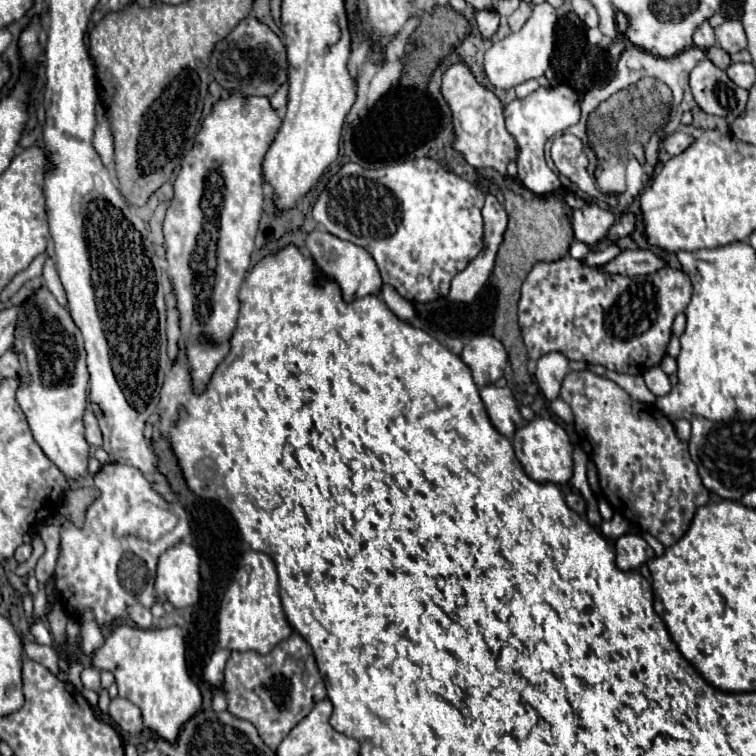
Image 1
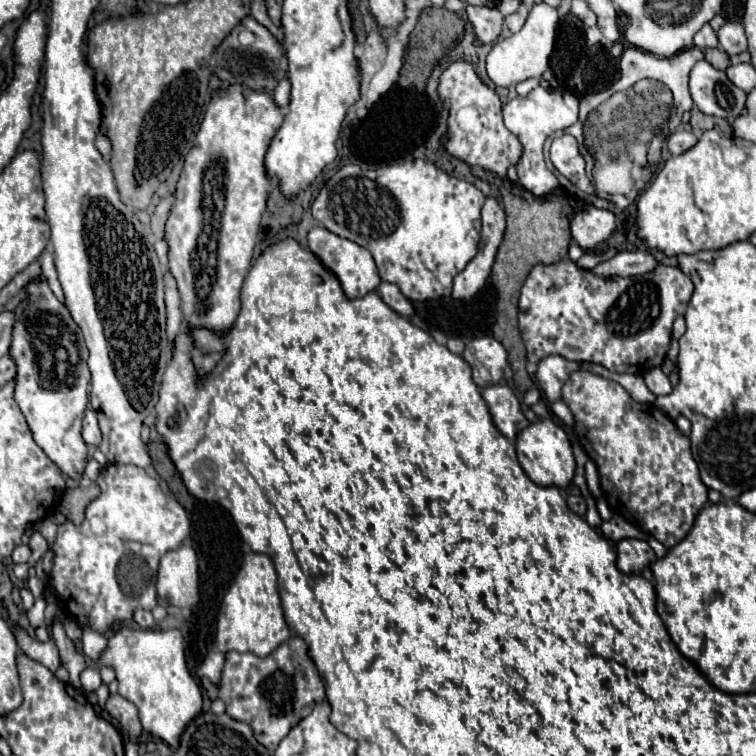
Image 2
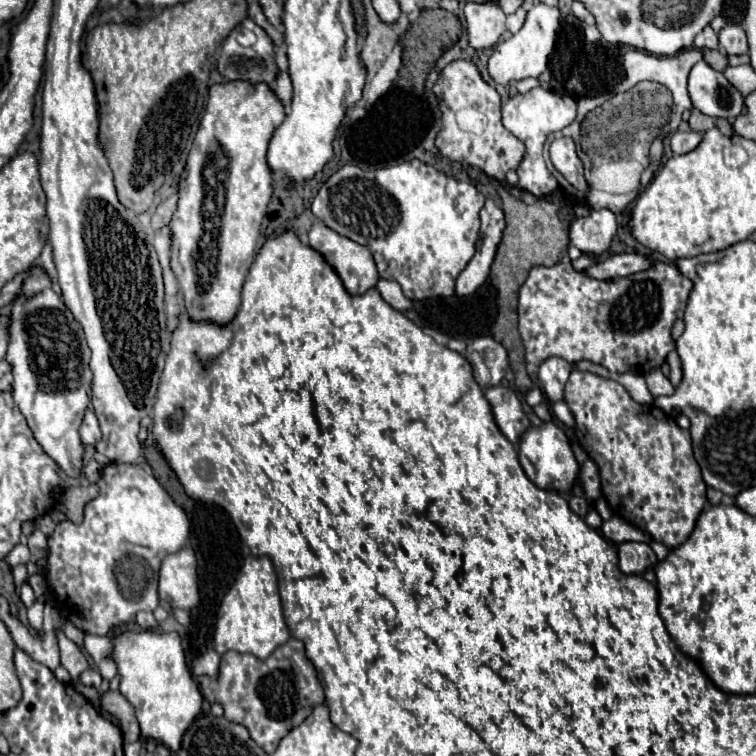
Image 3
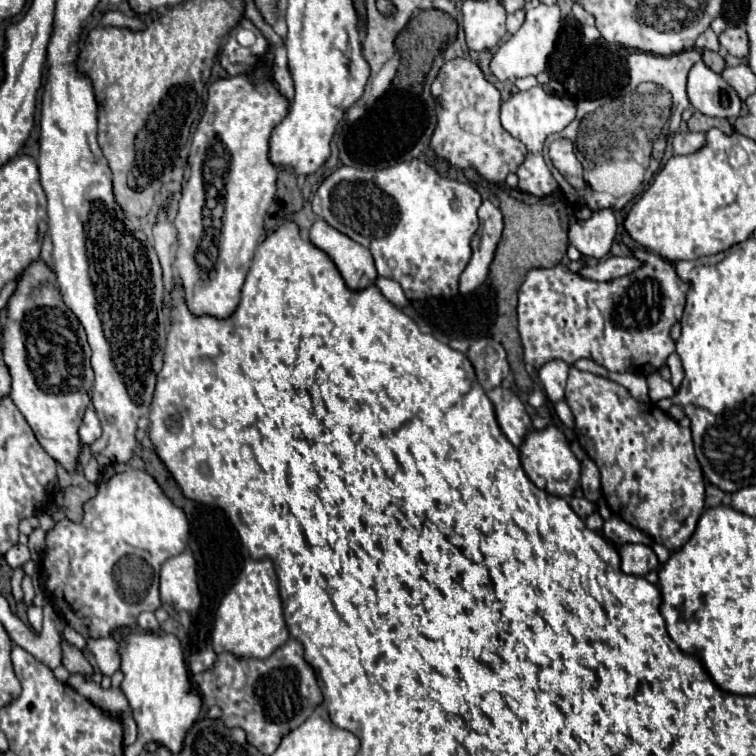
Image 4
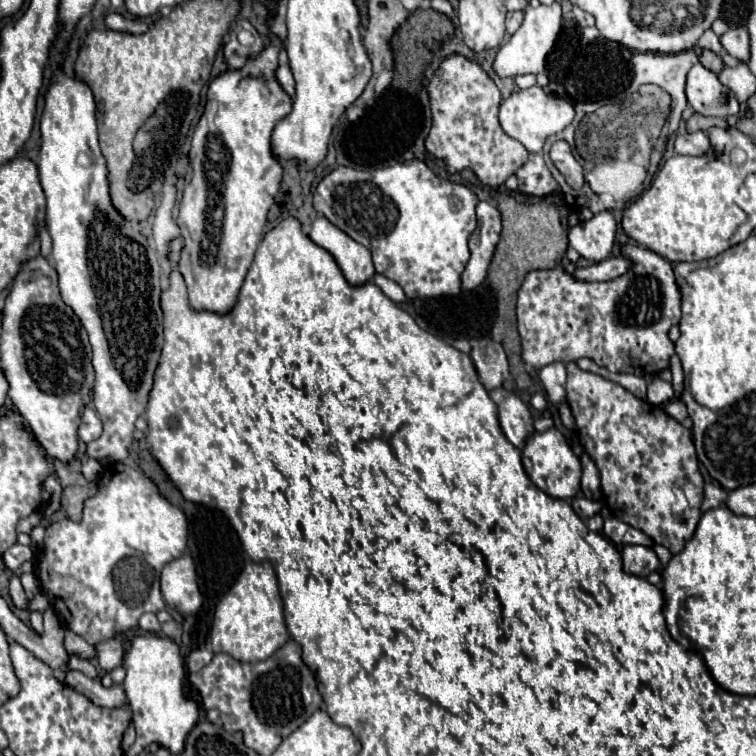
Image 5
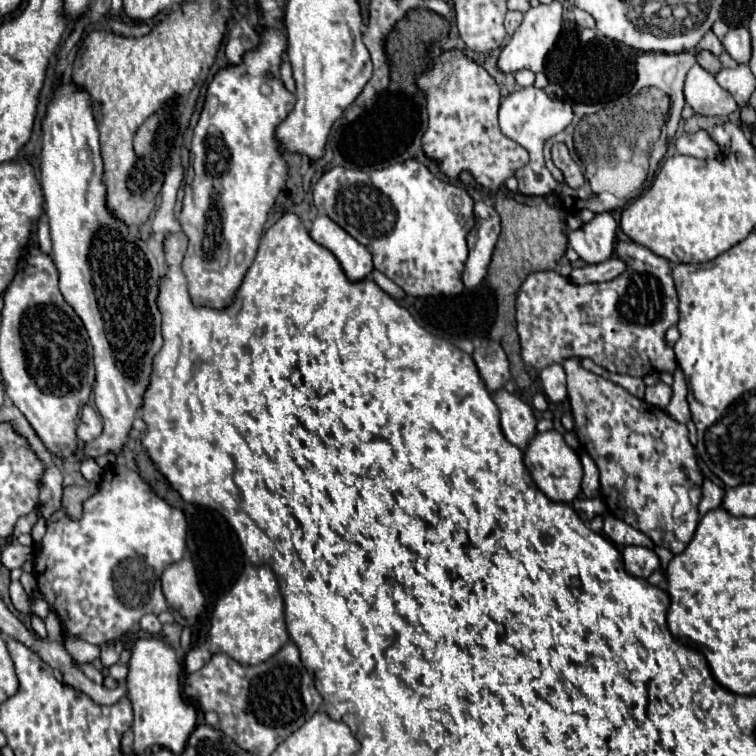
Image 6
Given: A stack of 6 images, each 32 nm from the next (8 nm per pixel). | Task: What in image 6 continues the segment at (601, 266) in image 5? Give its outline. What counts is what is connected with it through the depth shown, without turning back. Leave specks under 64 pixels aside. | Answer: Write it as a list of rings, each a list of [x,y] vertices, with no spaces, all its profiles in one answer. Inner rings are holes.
[[[612,256],[606,262],[600,264],[590,264],[590,266],[582,266],[582,268],[574,268],[570,274],[570,280],[574,284],[588,284],[588,282],[608,282],[614,280],[618,274],[622,274],[626,270],[626,262]]]

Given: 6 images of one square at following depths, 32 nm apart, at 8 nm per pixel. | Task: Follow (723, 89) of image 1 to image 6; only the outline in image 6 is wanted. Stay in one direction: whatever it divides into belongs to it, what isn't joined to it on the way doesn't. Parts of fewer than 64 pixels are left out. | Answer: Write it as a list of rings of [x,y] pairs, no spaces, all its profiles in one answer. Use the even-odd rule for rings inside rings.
[[[694,64],[689,70],[684,83],[684,96],[686,104],[702,116],[728,118],[730,114],[738,112],[734,96],[724,90],[716,82],[716,76],[704,70],[700,64]]]

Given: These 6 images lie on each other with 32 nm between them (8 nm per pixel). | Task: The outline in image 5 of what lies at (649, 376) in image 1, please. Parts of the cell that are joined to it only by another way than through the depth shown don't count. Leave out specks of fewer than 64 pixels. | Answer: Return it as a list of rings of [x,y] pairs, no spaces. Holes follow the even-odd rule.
[[[654,376],[650,380],[650,384],[648,384],[648,402],[660,406],[660,404],[664,404],[664,402],[668,402],[672,398],[674,398],[672,384],[664,382],[660,376]]]

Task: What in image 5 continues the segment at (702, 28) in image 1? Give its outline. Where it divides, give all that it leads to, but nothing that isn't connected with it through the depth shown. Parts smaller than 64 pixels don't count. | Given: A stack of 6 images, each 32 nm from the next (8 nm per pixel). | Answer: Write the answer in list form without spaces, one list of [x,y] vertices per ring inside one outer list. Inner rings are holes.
[[[706,30],[702,36],[700,36],[700,40],[698,40],[698,44],[696,44],[700,50],[702,48],[708,48],[708,50],[712,50],[712,52],[720,52],[722,50],[722,46],[720,46],[720,40],[718,40],[718,36],[712,32],[712,30]]]

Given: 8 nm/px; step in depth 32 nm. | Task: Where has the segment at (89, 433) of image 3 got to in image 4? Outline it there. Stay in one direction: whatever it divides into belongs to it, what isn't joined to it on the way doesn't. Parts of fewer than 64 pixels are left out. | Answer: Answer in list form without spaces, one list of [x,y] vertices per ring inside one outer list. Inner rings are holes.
[[[92,406],[86,408],[86,414],[84,414],[84,420],[82,420],[82,426],[80,426],[80,440],[84,444],[92,444],[100,438],[102,430],[100,430],[100,422],[98,422],[98,416],[94,412]]]

